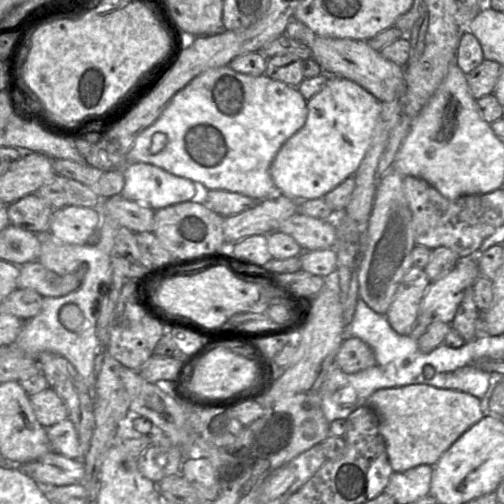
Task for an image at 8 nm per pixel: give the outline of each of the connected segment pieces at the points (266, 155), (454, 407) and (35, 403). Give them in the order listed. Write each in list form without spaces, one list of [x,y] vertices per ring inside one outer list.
[[[229,66],[212,68],[177,92],[157,120],[138,134],[125,157],[125,165],[152,164],[199,184],[202,192],[226,190],[263,200],[277,192],[270,174],[274,158],[284,143],[304,126],[307,116],[307,100],[297,87],[265,74],[242,74]]]
[[[424,384],[379,389],[367,399],[366,406],[374,409],[380,418],[379,430],[385,441],[389,462],[393,471],[398,473],[419,465],[434,466],[467,430],[488,414],[482,409],[481,399],[471,394]]]
[[[51,387],[30,396],[30,401],[37,420],[45,428],[68,418],[68,409],[65,403]]]

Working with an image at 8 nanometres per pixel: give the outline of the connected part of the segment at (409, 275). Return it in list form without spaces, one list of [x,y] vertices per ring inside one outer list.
[[[411,267],[400,281],[386,318],[392,329],[409,336],[420,313],[420,303],[431,281],[422,268]]]

